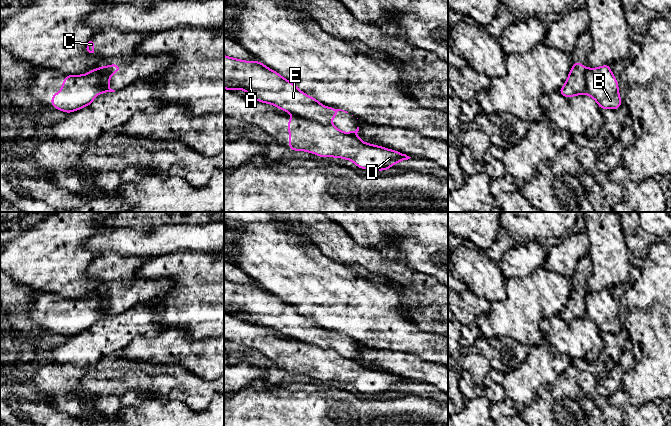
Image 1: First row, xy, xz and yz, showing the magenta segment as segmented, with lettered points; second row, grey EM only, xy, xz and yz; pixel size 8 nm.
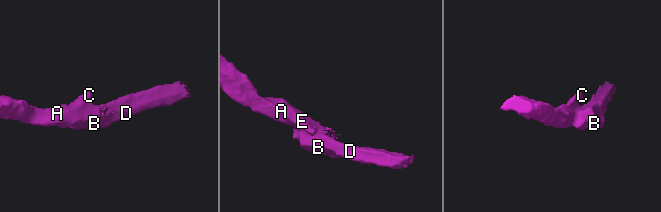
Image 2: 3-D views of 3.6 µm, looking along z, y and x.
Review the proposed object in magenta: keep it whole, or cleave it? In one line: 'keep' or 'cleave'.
cleave

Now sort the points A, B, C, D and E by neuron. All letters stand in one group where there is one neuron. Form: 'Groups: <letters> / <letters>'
Groups: A C E / B D

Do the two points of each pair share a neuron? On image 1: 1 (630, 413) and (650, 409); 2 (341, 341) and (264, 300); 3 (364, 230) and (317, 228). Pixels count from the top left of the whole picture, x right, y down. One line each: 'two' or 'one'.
1: one
2: one
3: two

